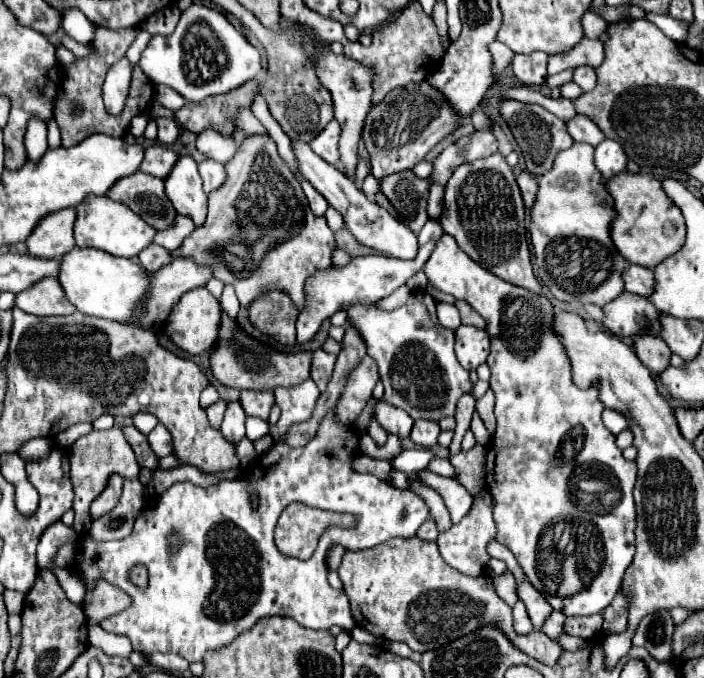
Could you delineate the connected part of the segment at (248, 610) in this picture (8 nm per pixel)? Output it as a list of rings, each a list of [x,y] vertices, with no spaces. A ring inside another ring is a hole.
[[[306,379],[304,383],[294,385],[294,387],[276,387],[276,389],[274,389],[274,395],[276,395],[278,407],[282,409],[280,421],[270,427],[270,437],[272,437],[274,445],[270,447],[270,451],[266,451],[264,455],[260,455],[260,459],[248,469],[248,475],[244,473],[244,475],[242,475],[240,479],[236,479],[236,481],[220,481],[218,485],[212,485],[212,487],[206,487],[206,489],[204,489],[204,487],[198,487],[198,485],[194,485],[194,483],[190,483],[190,481],[174,483],[170,489],[166,489],[162,495],[156,497],[156,505],[148,505],[146,509],[140,511],[140,515],[138,515],[138,519],[136,519],[136,527],[134,527],[134,531],[132,531],[132,535],[130,535],[128,539],[124,539],[124,541],[110,541],[110,543],[96,543],[96,541],[92,541],[90,537],[84,537],[82,545],[78,545],[78,553],[76,553],[76,575],[80,577],[80,581],[82,581],[82,585],[86,587],[86,591],[92,591],[92,589],[96,587],[96,583],[98,583],[100,579],[104,579],[104,581],[108,581],[110,585],[120,587],[122,591],[126,591],[126,593],[132,597],[132,605],[130,605],[126,611],[122,611],[120,615],[114,615],[114,617],[110,617],[110,619],[102,619],[99,625],[104,631],[108,631],[108,633],[126,635],[126,637],[132,641],[134,651],[140,651],[140,653],[144,653],[146,657],[150,657],[152,653],[176,653],[176,655],[180,655],[180,657],[184,657],[184,659],[188,659],[188,661],[202,661],[202,657],[204,657],[204,653],[206,653],[208,649],[220,649],[220,647],[232,643],[232,639],[236,639],[236,635],[240,635],[242,631],[246,631],[248,627],[252,627],[260,617],[270,617],[270,615],[292,617],[294,621],[298,621],[302,627],[308,627],[308,629],[330,629],[332,625],[340,625],[344,631],[350,631],[351,637],[355,641],[366,644],[375,643],[376,637],[374,637],[374,635],[362,629],[359,625],[354,627],[354,619],[352,619],[352,615],[350,615],[350,605],[348,605],[346,593],[344,593],[344,591],[336,591],[336,589],[330,587],[330,583],[328,583],[328,579],[326,579],[326,575],[328,575],[326,553],[328,553],[328,549],[330,549],[330,545],[336,545],[336,543],[342,545],[342,547],[346,547],[346,549],[364,549],[364,547],[374,547],[374,545],[378,545],[378,543],[384,543],[384,541],[388,541],[388,539],[392,539],[392,537],[412,537],[412,535],[416,535],[418,527],[428,519],[428,507],[426,507],[424,499],[422,499],[418,493],[410,491],[410,489],[404,489],[404,491],[402,491],[402,489],[396,489],[396,487],[392,487],[392,485],[388,485],[388,483],[384,483],[384,481],[380,481],[380,479],[376,479],[376,477],[372,477],[372,475],[362,475],[362,473],[354,471],[354,465],[352,465],[352,463],[354,463],[354,457],[360,453],[360,435],[356,435],[356,431],[352,429],[350,423],[342,423],[342,421],[338,419],[336,409],[330,409],[330,411],[322,417],[322,421],[320,421],[320,425],[318,425],[318,431],[316,431],[316,437],[314,437],[306,447],[294,449],[294,447],[290,447],[290,445],[286,443],[286,433],[288,433],[288,429],[290,429],[292,425],[302,423],[302,421],[306,421],[306,419],[310,419],[310,417],[314,415],[314,407],[316,407],[316,401],[318,401],[318,397],[320,397],[320,391],[318,391],[318,387],[316,387],[316,383],[314,383],[312,379]],[[250,491],[258,491],[258,505],[260,505],[260,507],[258,507],[256,511],[252,509]],[[294,501],[306,503],[306,505],[312,505],[312,507],[318,507],[318,509],[326,509],[326,511],[358,513],[358,515],[360,515],[360,521],[358,521],[356,529],[334,529],[334,527],[328,529],[328,533],[322,537],[322,543],[318,545],[318,549],[314,551],[314,555],[312,555],[308,561],[300,561],[300,559],[296,559],[296,557],[286,557],[286,555],[282,555],[282,553],[276,549],[276,545],[274,545],[274,529],[276,529],[278,517],[280,517],[280,513],[284,511],[284,507],[286,507],[288,503],[294,503]],[[170,535],[178,535],[178,537],[182,539],[182,543],[180,543],[180,547],[178,547],[176,551],[174,551],[172,545],[170,545]],[[134,565],[144,565],[144,567],[148,569],[148,577],[150,577],[150,579],[148,579],[148,585],[146,585],[144,589],[132,587],[132,581],[130,581],[128,575],[130,575],[130,571],[132,571]]]

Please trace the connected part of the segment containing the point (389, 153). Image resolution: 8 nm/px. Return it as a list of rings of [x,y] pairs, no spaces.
[[[428,81],[408,83],[406,87],[398,87],[390,91],[384,101],[372,105],[362,131],[362,141],[368,151],[370,169],[374,177],[384,177],[396,171],[412,169],[420,163],[426,153],[442,141],[448,133],[456,131],[464,125],[464,117],[454,111],[454,107],[446,101],[444,95]]]

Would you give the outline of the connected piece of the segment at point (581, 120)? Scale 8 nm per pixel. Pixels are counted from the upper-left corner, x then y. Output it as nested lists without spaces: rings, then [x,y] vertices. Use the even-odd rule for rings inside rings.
[[[576,115],[570,121],[566,121],[566,131],[570,133],[570,137],[574,141],[584,141],[584,143],[590,143],[594,147],[604,139],[604,133],[586,115]]]

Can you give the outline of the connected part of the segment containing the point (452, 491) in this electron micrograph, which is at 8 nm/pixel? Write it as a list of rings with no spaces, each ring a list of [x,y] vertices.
[[[422,471],[416,475],[416,481],[434,489],[436,493],[440,493],[440,497],[444,499],[444,503],[452,515],[452,523],[460,523],[462,517],[470,511],[470,507],[474,503],[474,497],[464,487],[460,487],[460,483],[456,479],[446,479],[436,473]]]

